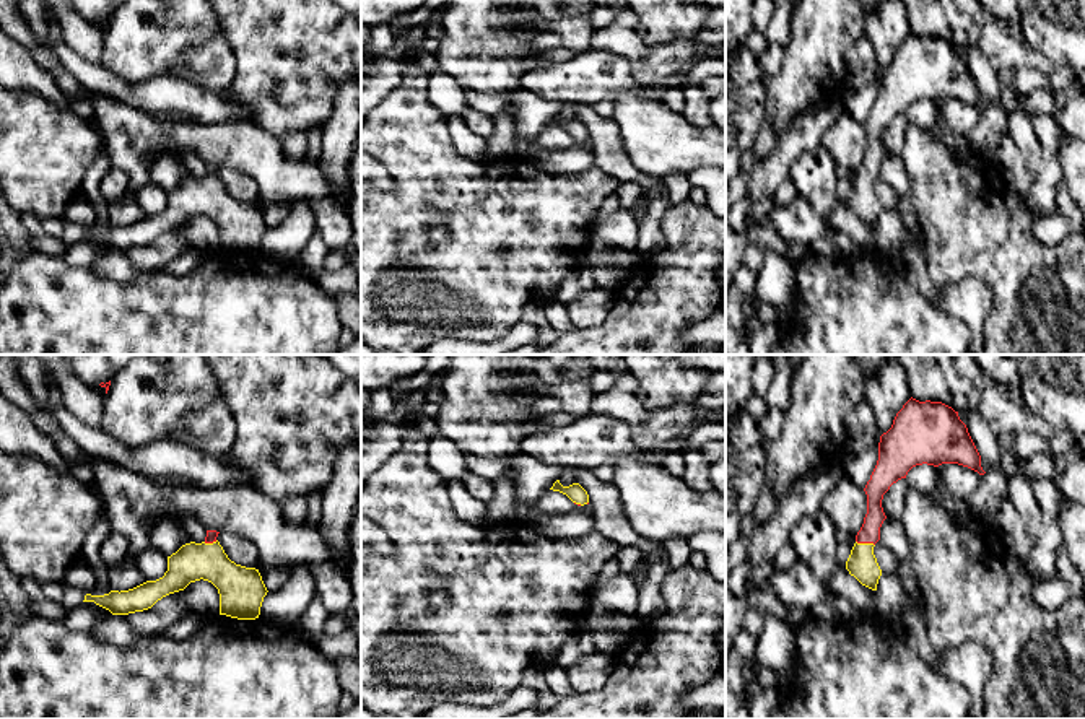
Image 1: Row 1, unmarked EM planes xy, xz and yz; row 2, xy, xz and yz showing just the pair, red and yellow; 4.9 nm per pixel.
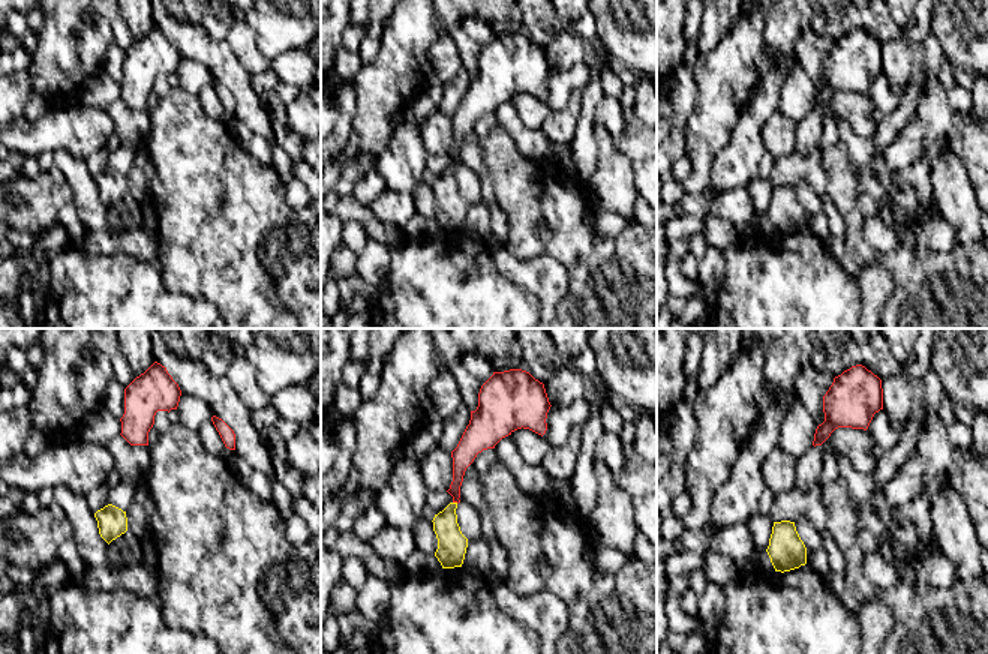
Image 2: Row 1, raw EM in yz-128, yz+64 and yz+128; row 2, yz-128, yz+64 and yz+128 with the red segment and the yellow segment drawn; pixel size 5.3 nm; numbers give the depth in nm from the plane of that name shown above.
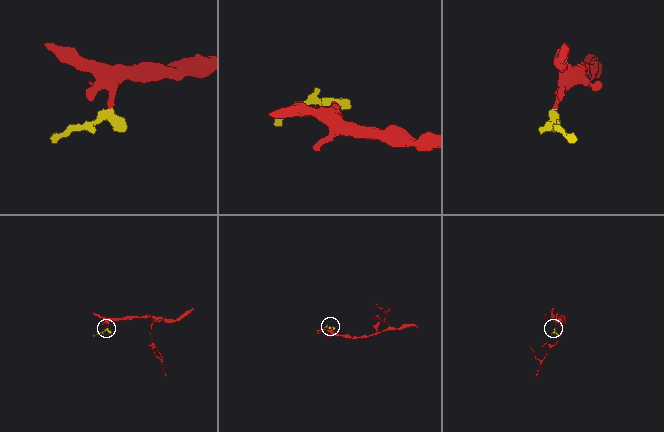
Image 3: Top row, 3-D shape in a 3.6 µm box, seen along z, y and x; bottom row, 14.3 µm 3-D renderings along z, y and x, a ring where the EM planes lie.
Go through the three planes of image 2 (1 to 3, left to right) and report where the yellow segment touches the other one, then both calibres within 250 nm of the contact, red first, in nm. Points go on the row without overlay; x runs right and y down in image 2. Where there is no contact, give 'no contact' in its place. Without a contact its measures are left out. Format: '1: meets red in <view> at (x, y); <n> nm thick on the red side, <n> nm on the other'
1: no contact
2: meets red in yz+64 at (456, 165); 110 nm thick on the red side, 160 nm on the other
3: no contact

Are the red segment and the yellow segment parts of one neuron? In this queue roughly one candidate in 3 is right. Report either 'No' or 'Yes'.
Yes

